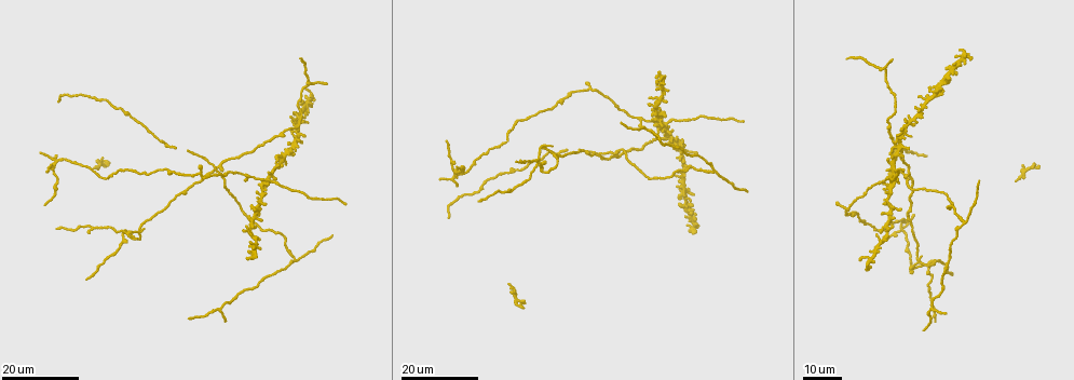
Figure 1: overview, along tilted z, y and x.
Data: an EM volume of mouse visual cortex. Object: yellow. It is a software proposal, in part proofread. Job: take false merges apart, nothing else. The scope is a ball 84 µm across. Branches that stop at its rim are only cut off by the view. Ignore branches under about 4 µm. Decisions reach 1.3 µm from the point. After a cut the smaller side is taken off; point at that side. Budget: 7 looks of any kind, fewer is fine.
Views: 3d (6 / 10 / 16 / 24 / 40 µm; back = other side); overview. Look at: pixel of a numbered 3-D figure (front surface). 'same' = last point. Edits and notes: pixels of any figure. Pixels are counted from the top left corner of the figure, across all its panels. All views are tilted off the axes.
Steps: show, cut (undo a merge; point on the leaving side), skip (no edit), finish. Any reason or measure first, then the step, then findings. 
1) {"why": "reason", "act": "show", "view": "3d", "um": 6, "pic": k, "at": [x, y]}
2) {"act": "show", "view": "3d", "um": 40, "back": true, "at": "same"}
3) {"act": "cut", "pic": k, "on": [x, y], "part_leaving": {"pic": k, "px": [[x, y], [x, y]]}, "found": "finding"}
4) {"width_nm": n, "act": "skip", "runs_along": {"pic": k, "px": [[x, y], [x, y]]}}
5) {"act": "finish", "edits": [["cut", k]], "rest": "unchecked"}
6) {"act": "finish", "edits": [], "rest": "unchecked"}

{"why": "two arms in line, one across", "act": "show", "view": "3d", "um": 16, "pic": 1, "at": [615, 155]}

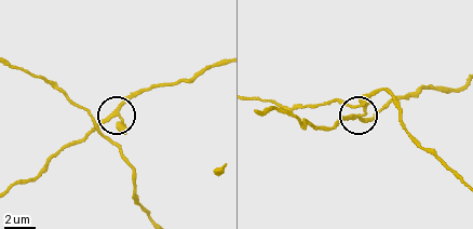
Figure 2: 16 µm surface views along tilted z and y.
{"act": "show", "view": "3d", "um": 10, "pic": 2, "at": [114, 116]}

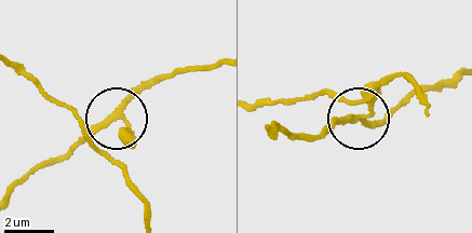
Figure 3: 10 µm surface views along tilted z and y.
{"width_nm": 230, "act": "skip", "runs_along": {"pic": 3, "px": [[213, 63], [156, 81], [69, 158]]}, "found": "continuous, no second neuron"}

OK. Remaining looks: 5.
{"why": "four-way junction", "act": "show", "view": "3d", "um": 24, "pic": 1, "at": [921, 262]}

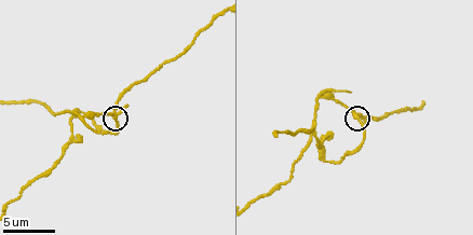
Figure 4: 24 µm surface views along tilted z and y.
{"act": "show", "view": "3d", "um": 6, "pic": 4, "at": [113, 114]}

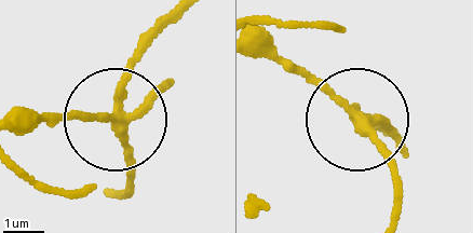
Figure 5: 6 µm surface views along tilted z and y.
{"arms": 4, "act": "cut", "pic": 5, "on": [81, 115], "found": "a second neuron is stuck on"}

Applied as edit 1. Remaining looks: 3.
{"why": "redraw", "act": "show", "view": "overview"}

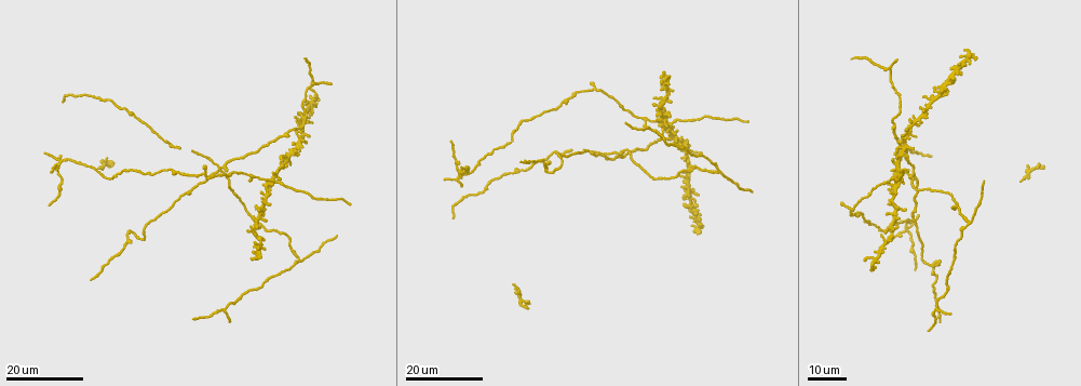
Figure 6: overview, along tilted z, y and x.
{"why": "branch point", "act": "show", "view": "3d", "um": 24, "pic": 6, "at": [971, 225]}

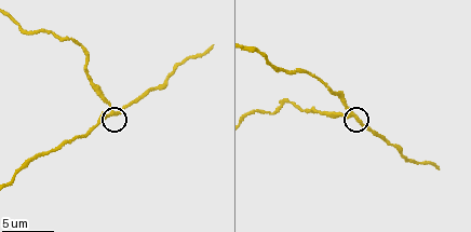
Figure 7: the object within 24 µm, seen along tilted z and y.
{"act": "show", "view": "3d", "um": 6, "pic": 7, "at": [357, 117]}

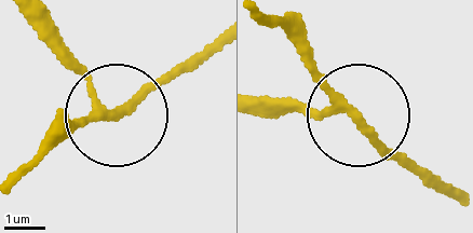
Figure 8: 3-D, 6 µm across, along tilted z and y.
{"act": "skip", "runs_along": {"pic": 8, "px": [[42, 19], [116, 109], [185, 59]]}, "found": "continuous, no second neuron"}

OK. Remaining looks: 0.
{"act": "finish", "edits": [["cut", 5]], "rest": "unchecked"}

